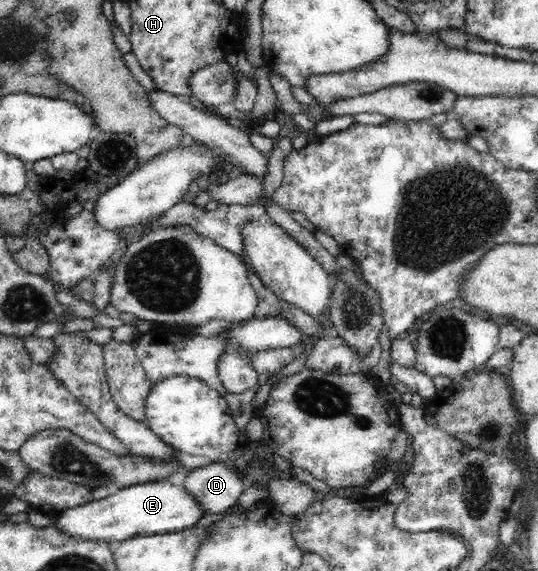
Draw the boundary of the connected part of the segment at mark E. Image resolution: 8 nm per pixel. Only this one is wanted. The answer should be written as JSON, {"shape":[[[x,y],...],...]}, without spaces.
{"shape":[[[164,478],[158,482],[128,486],[102,500],[93,499],[83,506],[66,509],[60,514],[54,513],[51,515],[54,522],[50,525],[61,528],[75,538],[103,540],[114,546],[141,535],[178,533],[194,528],[201,518],[210,513],[187,488],[174,486]]]}

